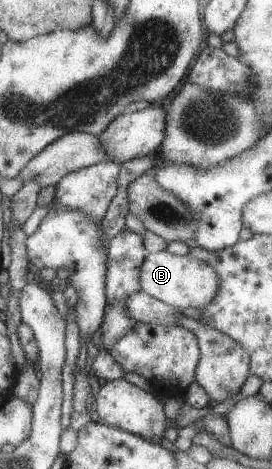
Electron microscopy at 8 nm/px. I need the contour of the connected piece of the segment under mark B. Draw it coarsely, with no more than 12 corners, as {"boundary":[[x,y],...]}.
{"boundary":[[149,253],[142,291],[180,311],[206,307],[218,272],[188,253]]}

